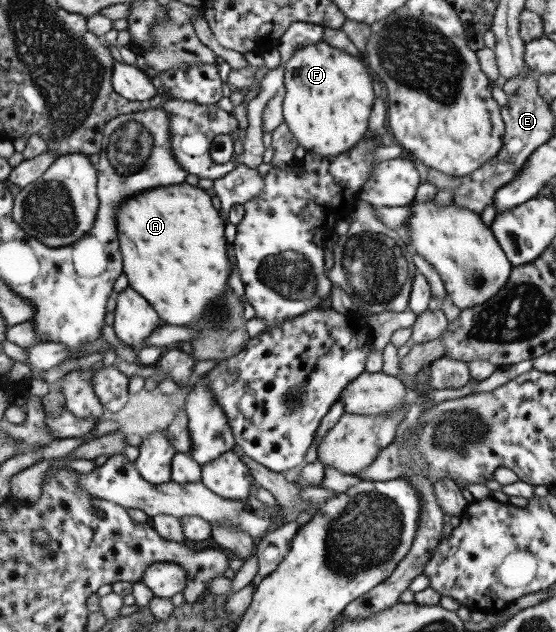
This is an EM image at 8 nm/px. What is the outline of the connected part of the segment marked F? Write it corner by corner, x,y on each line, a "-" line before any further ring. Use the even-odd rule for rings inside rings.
322,40
295,49
285,64
281,65
282,80
282,117
291,135
297,139
305,152
331,157
348,151
357,141
368,134
367,121
375,94
369,80
367,66
362,57
355,57
337,49

